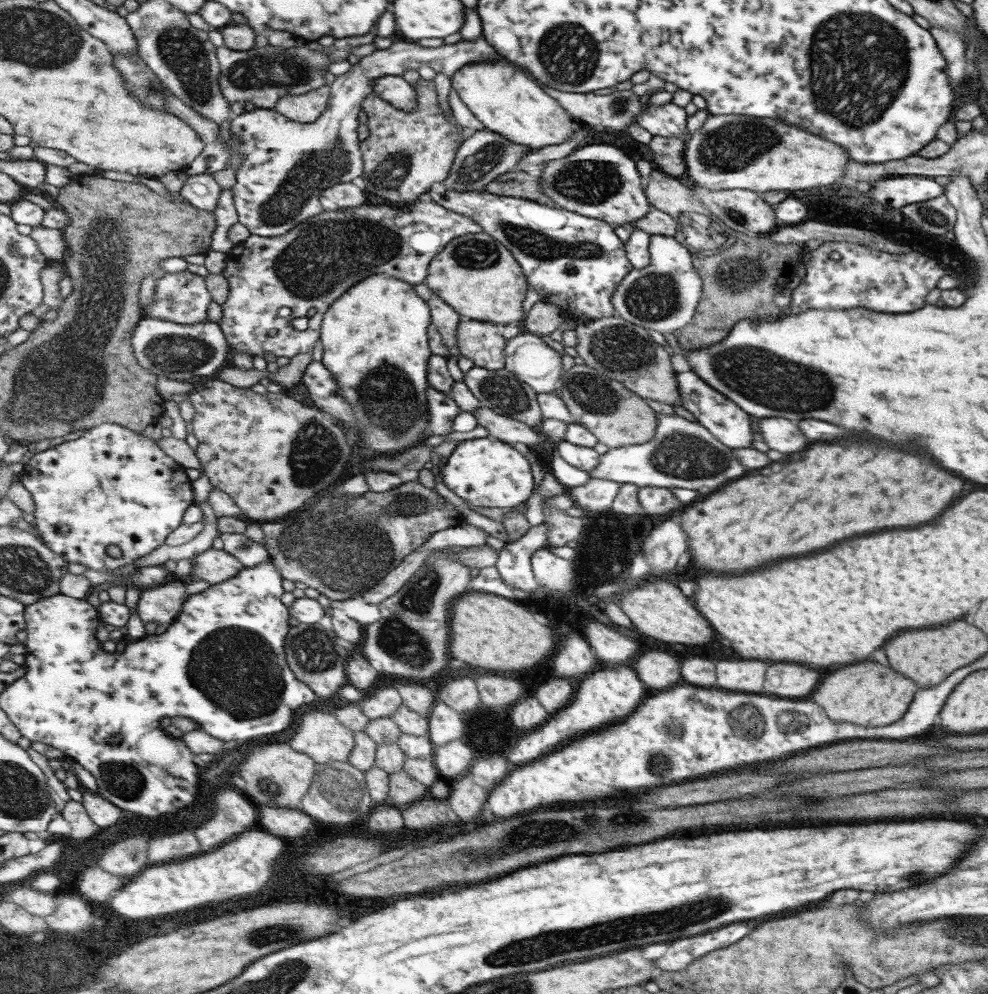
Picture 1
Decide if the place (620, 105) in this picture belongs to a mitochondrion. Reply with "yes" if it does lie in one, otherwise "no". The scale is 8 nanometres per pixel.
no

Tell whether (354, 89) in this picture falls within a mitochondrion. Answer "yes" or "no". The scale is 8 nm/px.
no

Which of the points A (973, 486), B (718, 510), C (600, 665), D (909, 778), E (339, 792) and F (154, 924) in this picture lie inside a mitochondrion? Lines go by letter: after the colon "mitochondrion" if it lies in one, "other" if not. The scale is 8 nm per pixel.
A: other
B: other
C: other
D: mitochondrion
E: mitochondrion
F: other

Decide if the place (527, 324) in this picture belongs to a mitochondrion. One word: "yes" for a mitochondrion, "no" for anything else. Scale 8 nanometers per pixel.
no

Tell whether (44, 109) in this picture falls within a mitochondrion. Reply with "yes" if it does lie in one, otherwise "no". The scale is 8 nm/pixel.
no

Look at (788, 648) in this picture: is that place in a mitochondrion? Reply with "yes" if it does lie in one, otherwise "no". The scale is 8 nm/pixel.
no

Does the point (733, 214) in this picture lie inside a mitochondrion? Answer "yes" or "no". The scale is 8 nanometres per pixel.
yes

